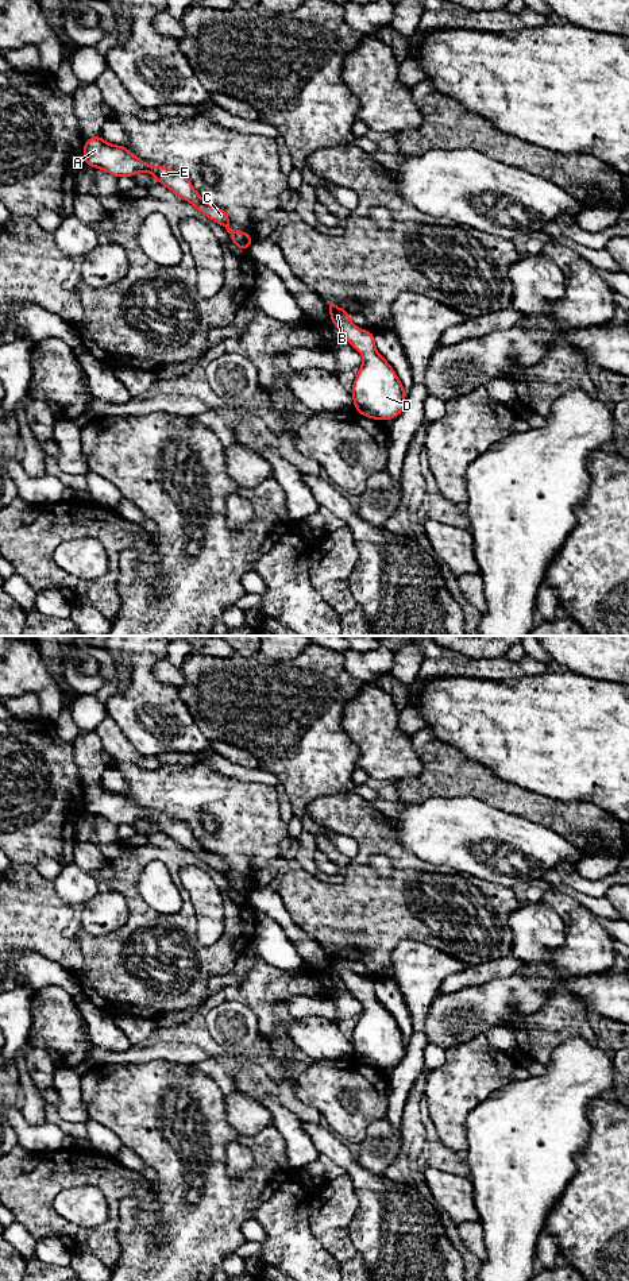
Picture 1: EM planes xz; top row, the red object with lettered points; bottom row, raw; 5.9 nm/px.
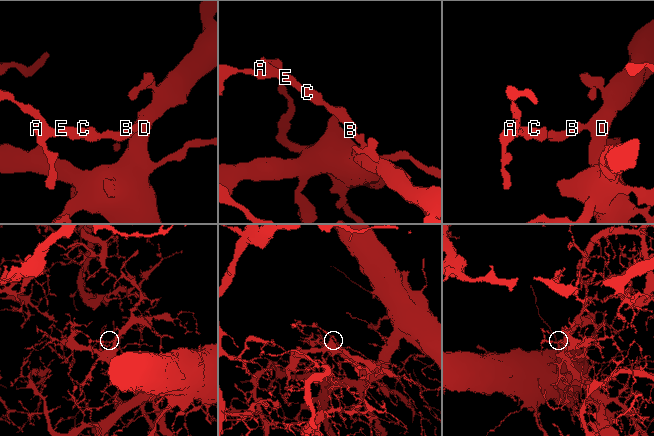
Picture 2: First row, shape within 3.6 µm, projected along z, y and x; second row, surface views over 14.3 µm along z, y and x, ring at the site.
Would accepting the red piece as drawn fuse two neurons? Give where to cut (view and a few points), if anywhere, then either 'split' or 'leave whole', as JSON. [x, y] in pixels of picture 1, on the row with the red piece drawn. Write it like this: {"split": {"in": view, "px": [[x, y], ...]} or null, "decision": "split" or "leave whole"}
{"split": null, "decision": "leave whole"}

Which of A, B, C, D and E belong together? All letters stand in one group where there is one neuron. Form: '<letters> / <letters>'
A B C D E

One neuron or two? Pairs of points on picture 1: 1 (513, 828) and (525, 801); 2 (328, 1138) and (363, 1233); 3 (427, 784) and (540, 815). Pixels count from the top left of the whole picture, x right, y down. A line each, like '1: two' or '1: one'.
1: two
2: one
3: one

